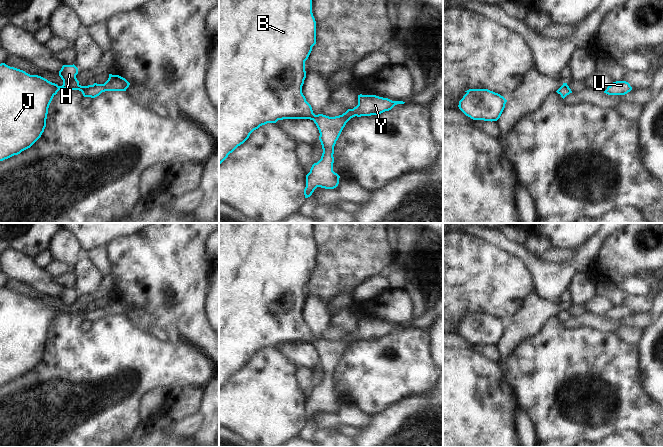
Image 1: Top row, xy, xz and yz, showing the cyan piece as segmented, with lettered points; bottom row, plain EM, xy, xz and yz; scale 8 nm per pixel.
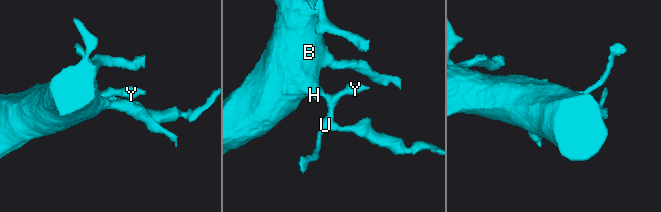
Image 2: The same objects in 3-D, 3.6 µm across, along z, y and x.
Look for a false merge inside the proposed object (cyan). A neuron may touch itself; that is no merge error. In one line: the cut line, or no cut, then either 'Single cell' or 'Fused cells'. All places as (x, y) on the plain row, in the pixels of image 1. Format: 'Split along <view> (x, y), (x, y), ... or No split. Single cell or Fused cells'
No split. Single cell.

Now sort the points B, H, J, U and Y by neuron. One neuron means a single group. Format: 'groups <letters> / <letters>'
groups B H J U Y

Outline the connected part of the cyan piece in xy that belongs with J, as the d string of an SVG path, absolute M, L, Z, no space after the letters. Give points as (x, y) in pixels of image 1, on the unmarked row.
M5 287L0 288L0 385L20 378L41 361L46 351L49 329L60 313L79 314L84 321L95 322L105 315L126 315L130 309L125 302L109 298L104 308L81 310L77 298L78 292L74 288L63 289L59 295L63 309L58 310L41 300L30 299Z

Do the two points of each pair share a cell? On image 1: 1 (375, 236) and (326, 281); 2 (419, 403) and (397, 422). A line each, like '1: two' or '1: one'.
1: one
2: one

